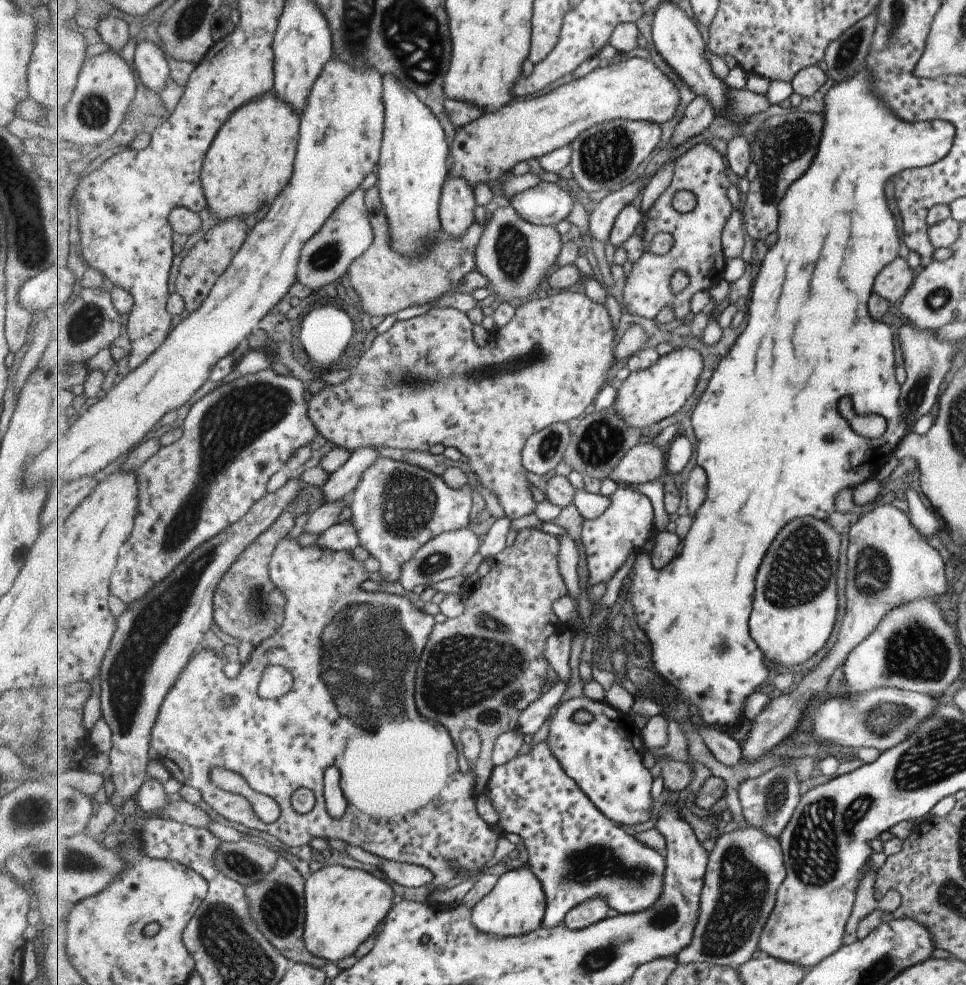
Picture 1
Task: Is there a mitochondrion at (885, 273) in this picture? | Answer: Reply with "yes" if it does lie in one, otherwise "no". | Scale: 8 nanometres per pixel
no

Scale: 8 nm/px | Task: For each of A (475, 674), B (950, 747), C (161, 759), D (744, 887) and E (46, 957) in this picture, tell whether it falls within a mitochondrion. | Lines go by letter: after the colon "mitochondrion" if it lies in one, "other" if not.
A: mitochondrion
B: mitochondrion
C: other
D: mitochondrion
E: other

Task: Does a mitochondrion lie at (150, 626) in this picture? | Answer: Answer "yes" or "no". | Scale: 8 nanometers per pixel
yes

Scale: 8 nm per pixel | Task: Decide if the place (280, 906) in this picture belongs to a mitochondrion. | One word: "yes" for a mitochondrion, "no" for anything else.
yes

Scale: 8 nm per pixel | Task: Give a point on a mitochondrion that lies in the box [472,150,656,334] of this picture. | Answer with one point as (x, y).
(512, 252)

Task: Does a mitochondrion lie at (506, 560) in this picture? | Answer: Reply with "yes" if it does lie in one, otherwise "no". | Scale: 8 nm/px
no

